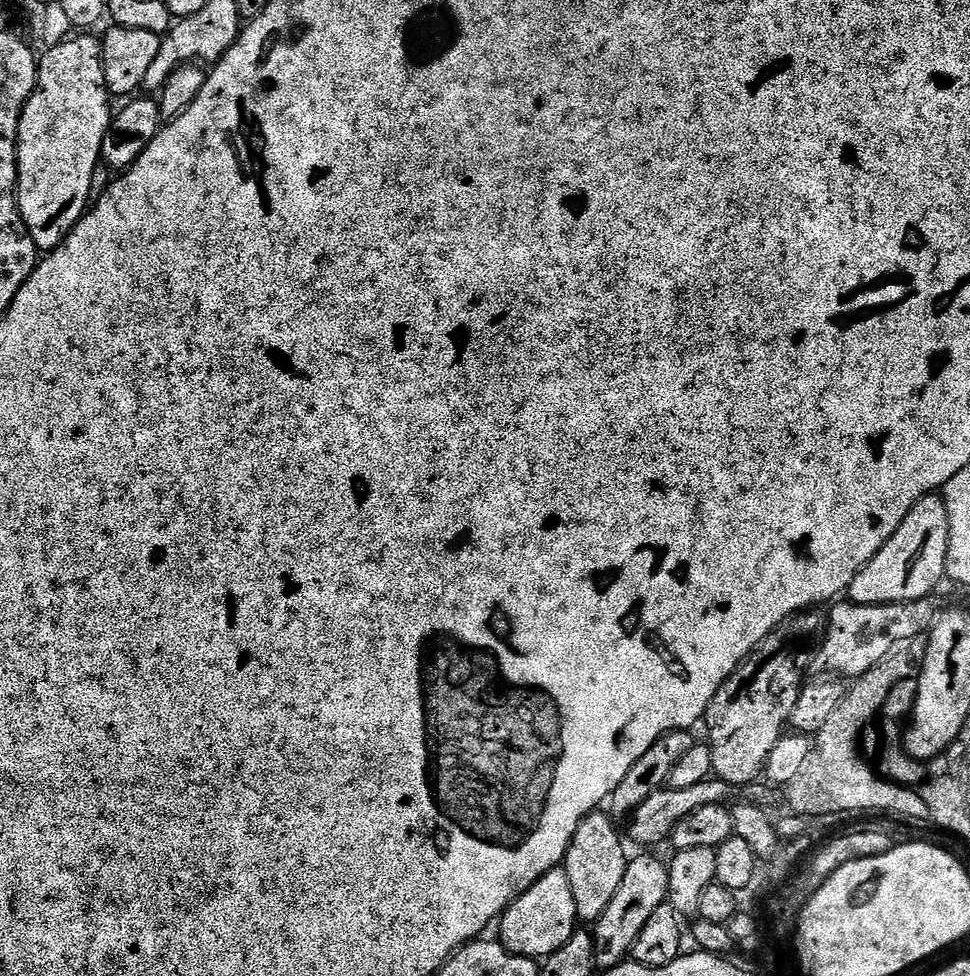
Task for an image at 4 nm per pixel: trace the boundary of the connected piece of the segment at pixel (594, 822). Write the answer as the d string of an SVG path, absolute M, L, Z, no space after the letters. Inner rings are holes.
M597 810L583 820L570 842L568 852L564 856L563 870L566 878L570 878L570 890L574 894L574 910L577 921L592 926L602 914L606 914L606 906L614 898L618 886L626 874L626 866L630 859L624 853L625 841L615 832L614 821L607 811Z

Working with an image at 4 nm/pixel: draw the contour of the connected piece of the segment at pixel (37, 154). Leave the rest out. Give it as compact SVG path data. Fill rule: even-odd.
M72 34L61 41L60 44L49 47L44 52L46 53L45 56L41 55L39 57L36 70L36 89L32 91L32 97L28 99L26 106L22 110L22 118L18 126L18 138L16 139L16 204L20 208L20 217L30 234L30 238L34 238L37 249L44 254L55 250L70 234L72 227L88 211L90 207L88 202L90 198L90 178L93 177L94 168L101 163L100 151L102 150L102 142L106 138L108 131L110 131L114 119L114 107L112 108L111 104L113 101L110 99L106 78L104 77L104 67L100 61L100 45L101 41L97 37L95 40L92 34Z

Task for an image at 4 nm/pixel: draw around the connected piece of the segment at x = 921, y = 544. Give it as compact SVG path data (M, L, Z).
M943 495L924 496L902 518L902 526L874 554L874 558L854 578L846 593L854 604L905 604L927 600L932 591L945 579L950 520L946 514Z

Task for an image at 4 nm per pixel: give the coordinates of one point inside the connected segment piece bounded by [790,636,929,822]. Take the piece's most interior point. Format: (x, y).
(849, 786)

